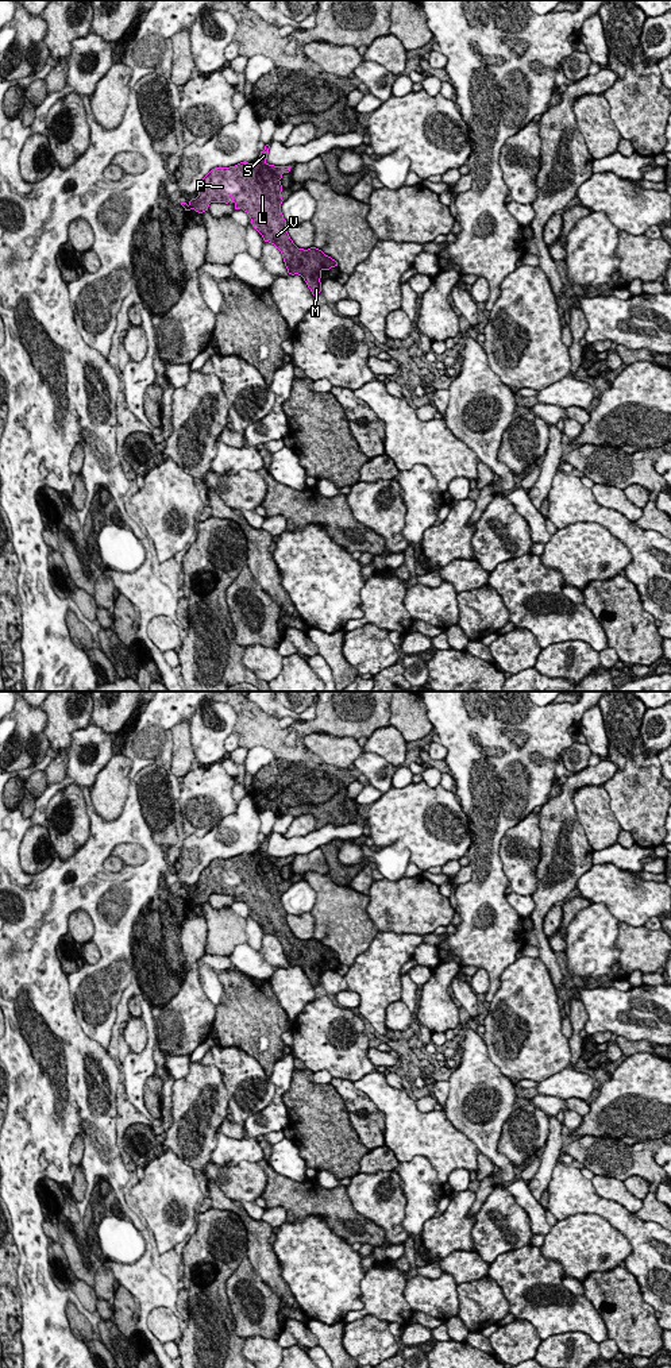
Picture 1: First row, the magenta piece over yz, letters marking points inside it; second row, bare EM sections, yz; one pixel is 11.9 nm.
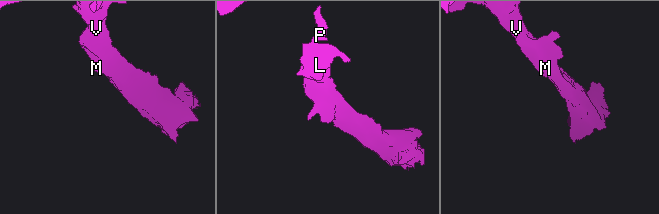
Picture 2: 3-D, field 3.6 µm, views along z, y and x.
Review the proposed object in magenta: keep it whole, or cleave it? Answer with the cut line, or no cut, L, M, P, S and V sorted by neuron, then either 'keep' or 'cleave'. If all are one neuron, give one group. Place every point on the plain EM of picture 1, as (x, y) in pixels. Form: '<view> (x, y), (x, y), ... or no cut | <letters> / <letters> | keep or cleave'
no cut | L M P S V | keep

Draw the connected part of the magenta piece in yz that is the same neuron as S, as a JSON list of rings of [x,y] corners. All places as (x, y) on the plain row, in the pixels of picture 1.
[[[266,836],[261,843],[259,851],[254,855],[240,853],[230,859],[215,859],[201,872],[198,887],[192,890],[188,895],[181,894],[185,902],[194,901],[198,905],[208,902],[211,894],[232,893],[235,901],[243,901],[251,910],[252,918],[262,926],[265,933],[274,936],[282,945],[288,964],[298,966],[304,970],[312,986],[321,983],[321,963],[338,957],[338,953],[325,947],[321,941],[311,939],[308,941],[298,940],[290,930],[286,922],[286,912],[281,903],[282,895],[282,876],[281,870],[284,864],[290,863],[290,858],[274,858],[266,853],[270,837]]]

